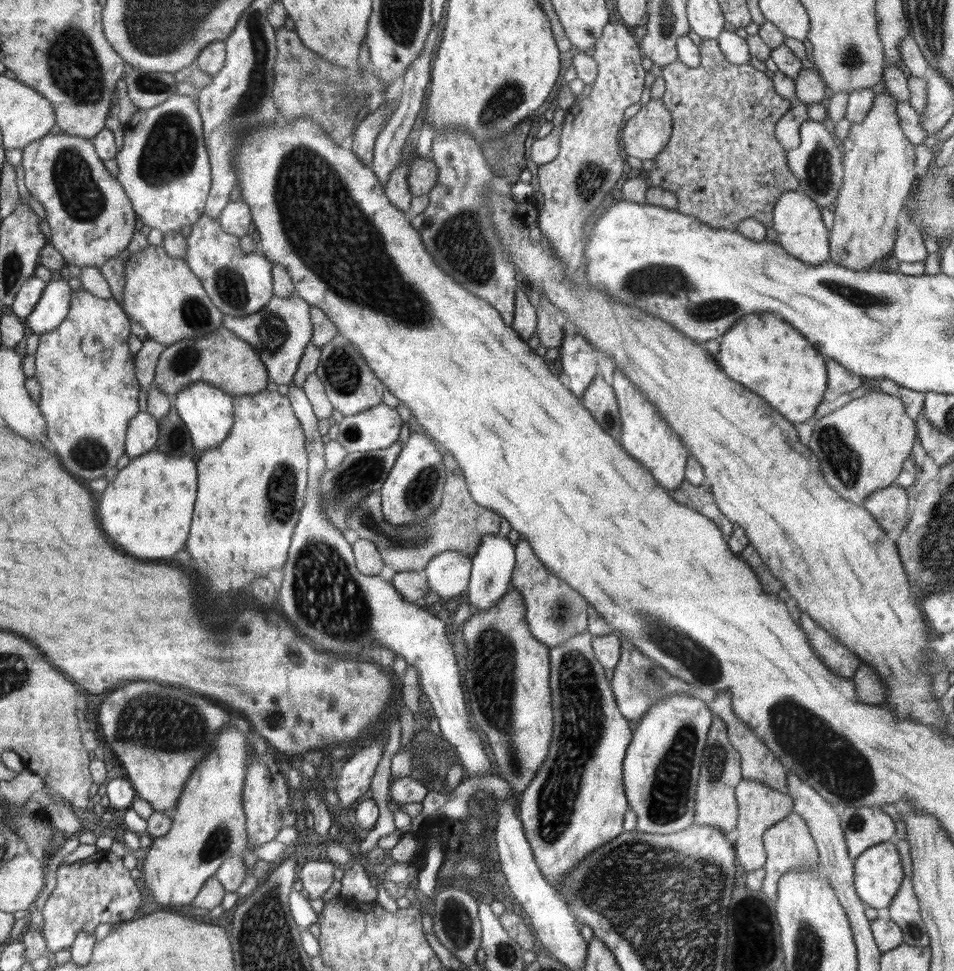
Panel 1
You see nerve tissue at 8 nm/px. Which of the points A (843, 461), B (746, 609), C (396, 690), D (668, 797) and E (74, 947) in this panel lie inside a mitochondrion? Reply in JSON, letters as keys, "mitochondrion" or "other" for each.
{"A":"mitochondrion","B":"other","C":"other","D":"mitochondrion","E":"other"}

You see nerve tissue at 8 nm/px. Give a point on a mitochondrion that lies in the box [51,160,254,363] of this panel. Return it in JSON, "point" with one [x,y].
{"point":[228,282]}

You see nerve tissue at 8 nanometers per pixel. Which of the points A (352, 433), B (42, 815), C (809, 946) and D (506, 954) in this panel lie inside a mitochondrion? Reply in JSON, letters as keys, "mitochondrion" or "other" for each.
{"A":"mitochondrion","B":"other","C":"mitochondrion","D":"mitochondrion"}

